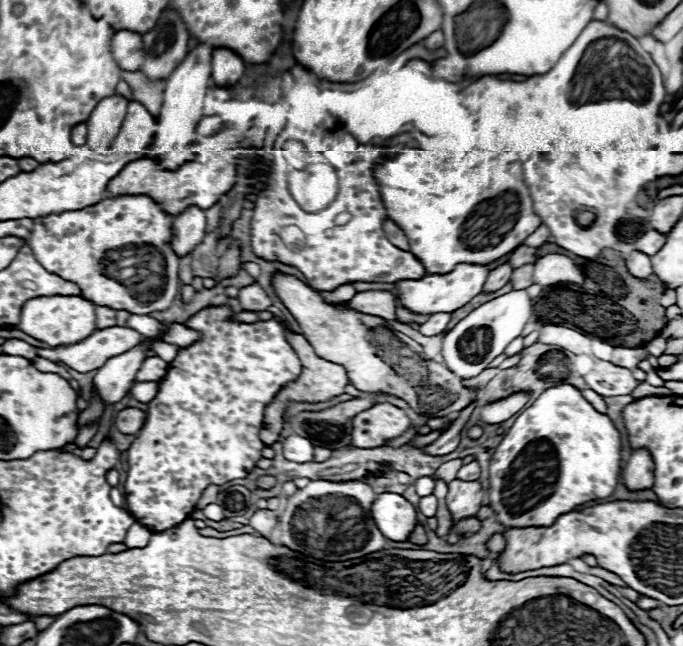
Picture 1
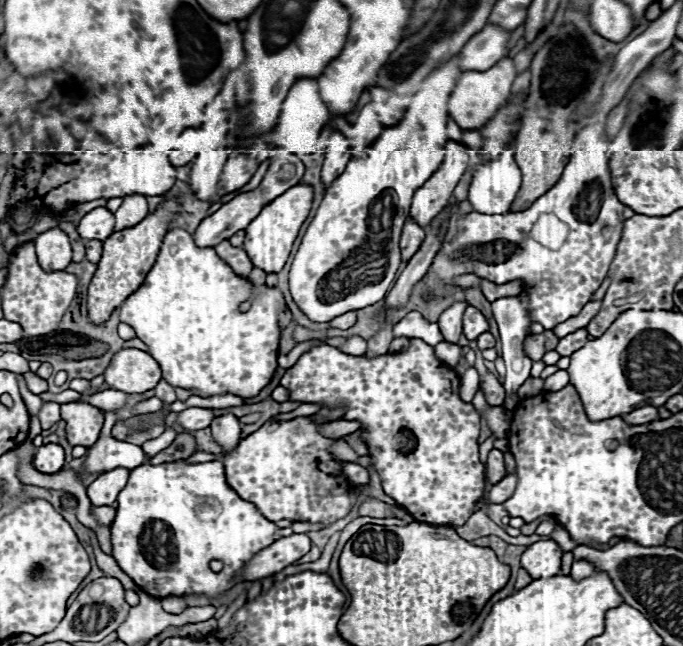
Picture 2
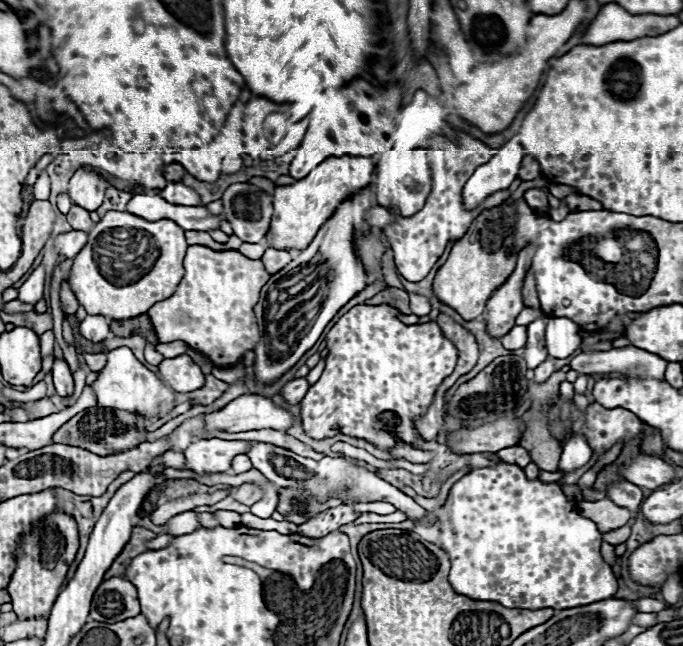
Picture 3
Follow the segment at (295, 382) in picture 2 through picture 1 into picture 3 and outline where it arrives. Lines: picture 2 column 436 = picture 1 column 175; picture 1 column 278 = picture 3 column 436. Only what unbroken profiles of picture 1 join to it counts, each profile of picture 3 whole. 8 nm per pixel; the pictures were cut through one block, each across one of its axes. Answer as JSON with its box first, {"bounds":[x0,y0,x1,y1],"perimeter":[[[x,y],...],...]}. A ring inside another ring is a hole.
{"bounds":[300,304,458,444],"perimeter":[[[358,304],[350,308],[350,312],[346,312],[326,334],[326,346],[330,350],[326,356],[326,368],[320,380],[310,386],[308,394],[300,402],[300,418],[308,436],[322,440],[342,432],[346,436],[356,436],[372,442],[372,432],[384,432],[406,444],[416,442],[414,420],[426,412],[434,392],[438,390],[438,384],[452,374],[458,352],[450,340],[442,336],[436,322],[428,322],[424,326],[406,326],[398,320],[398,314],[400,310],[388,304]]]}

